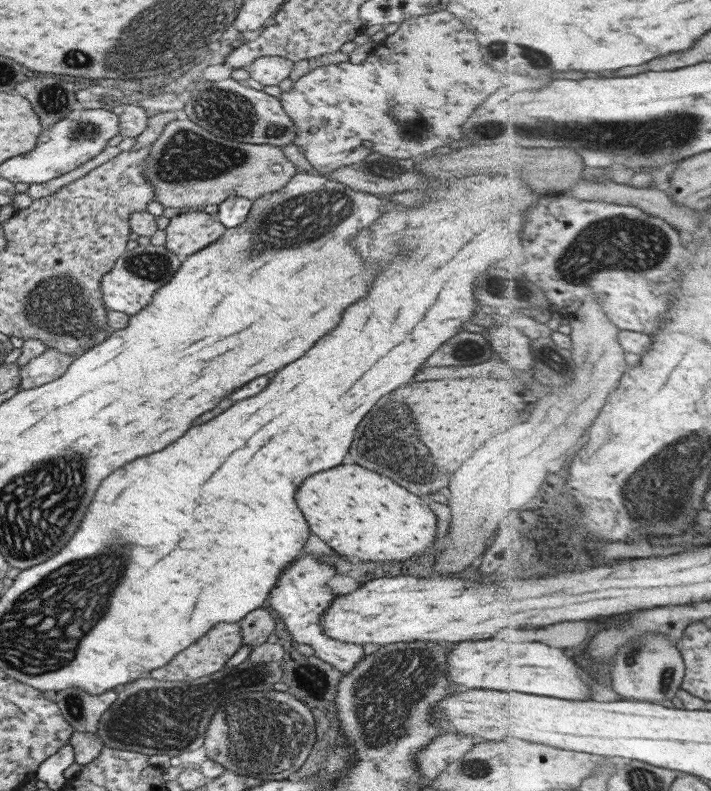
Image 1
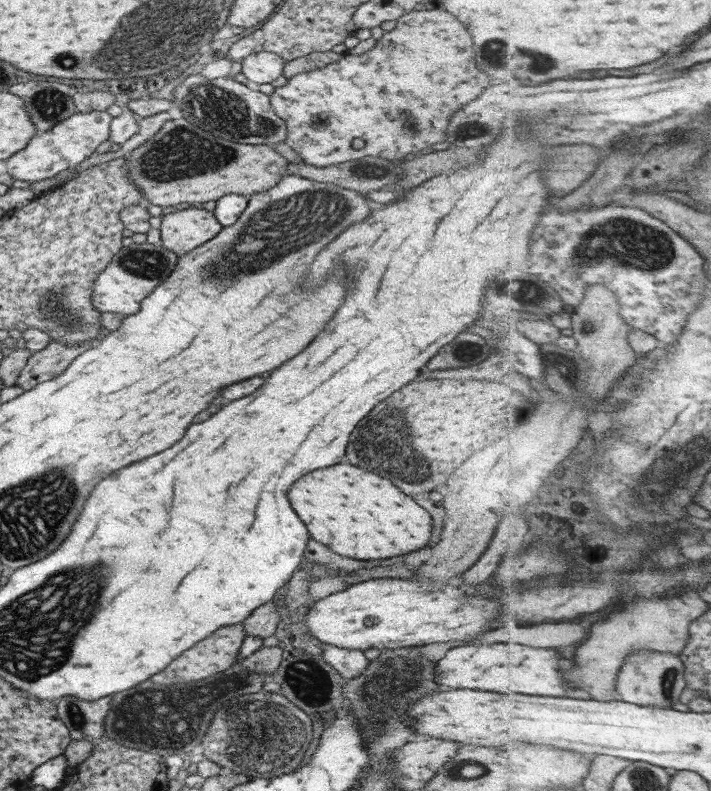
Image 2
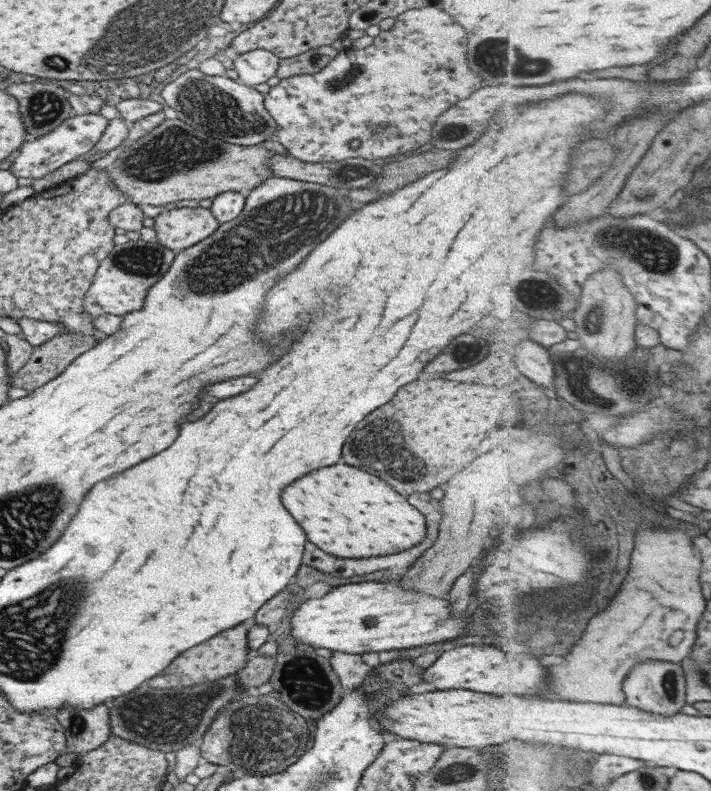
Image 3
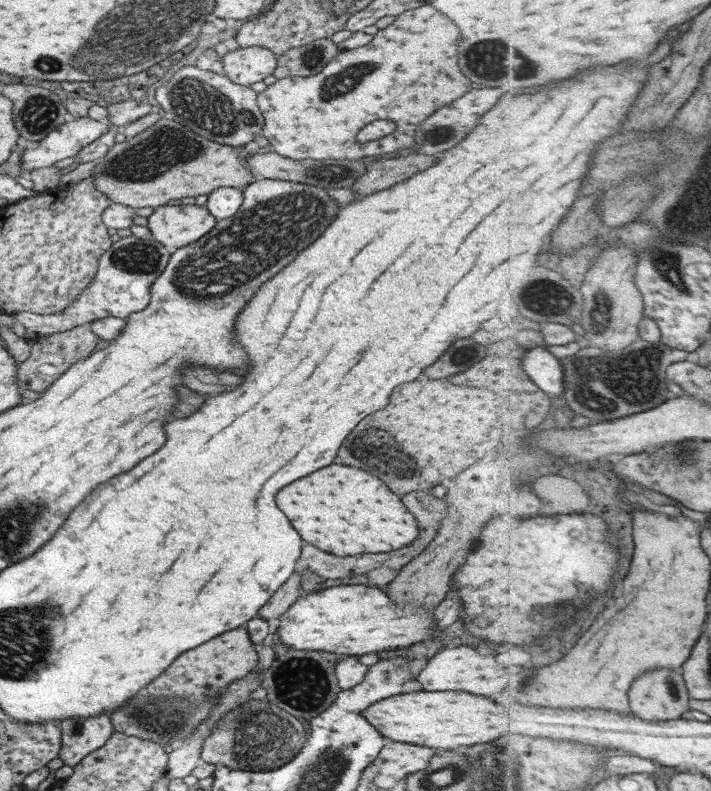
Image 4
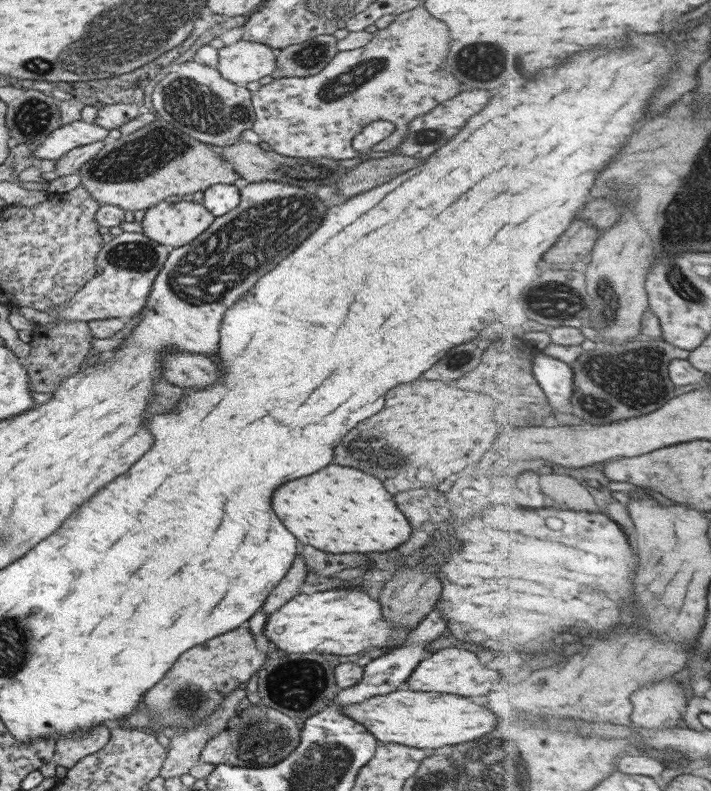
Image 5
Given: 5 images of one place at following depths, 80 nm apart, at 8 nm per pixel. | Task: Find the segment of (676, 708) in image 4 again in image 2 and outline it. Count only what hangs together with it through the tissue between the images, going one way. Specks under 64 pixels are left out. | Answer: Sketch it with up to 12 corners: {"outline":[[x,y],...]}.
{"outline":[[637,650],[617,684],[626,702],[674,708],[682,655]]}

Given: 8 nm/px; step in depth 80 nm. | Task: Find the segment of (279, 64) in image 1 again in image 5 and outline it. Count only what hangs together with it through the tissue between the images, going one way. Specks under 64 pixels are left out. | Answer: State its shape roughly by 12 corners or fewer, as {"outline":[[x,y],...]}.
{"outline":[[240,39],[218,50],[224,80],[246,85],[274,72],[267,44]]}

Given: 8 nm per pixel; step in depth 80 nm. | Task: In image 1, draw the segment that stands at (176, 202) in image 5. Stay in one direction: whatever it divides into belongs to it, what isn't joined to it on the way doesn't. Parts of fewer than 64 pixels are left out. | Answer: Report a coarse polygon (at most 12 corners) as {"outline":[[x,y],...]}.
{"outline":[[199,210],[172,217],[165,247],[185,258],[227,229]]}

